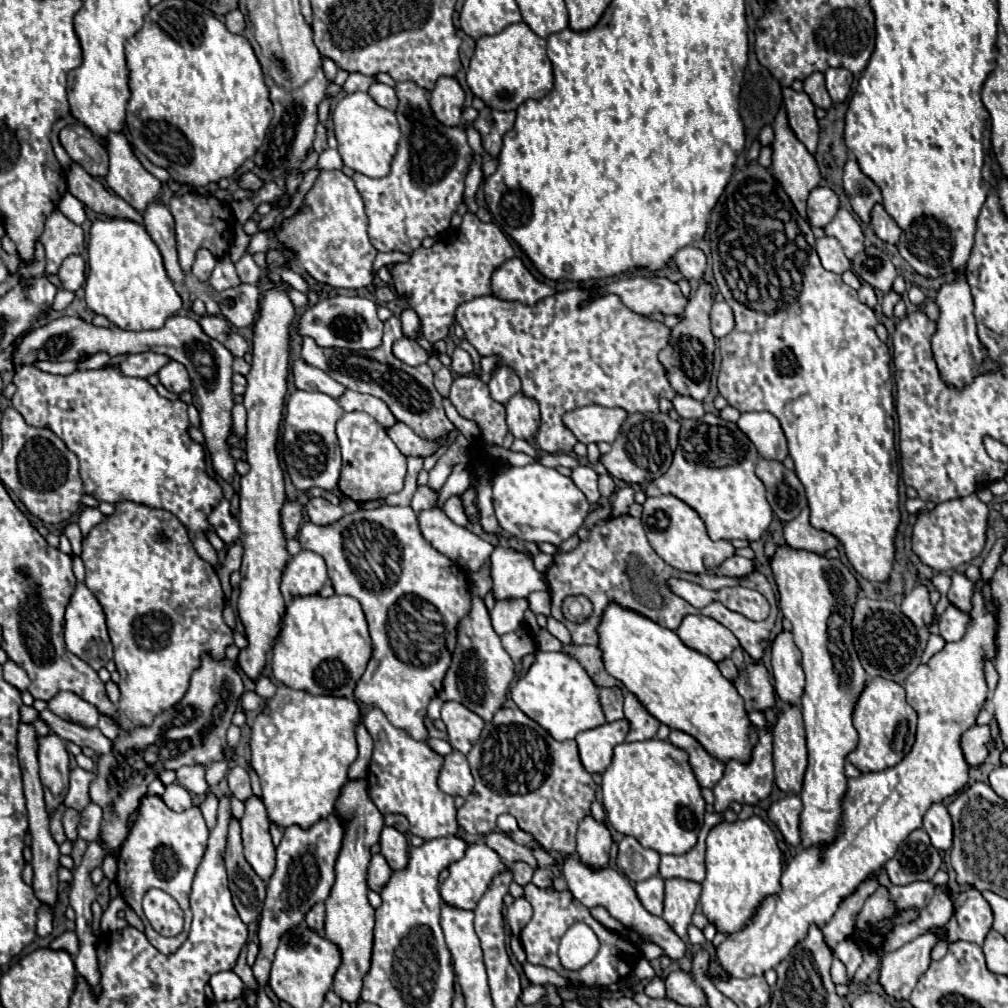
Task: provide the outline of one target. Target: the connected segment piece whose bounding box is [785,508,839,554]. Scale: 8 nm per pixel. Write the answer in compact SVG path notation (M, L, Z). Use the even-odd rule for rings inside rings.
M809 508L801 510L795 520L785 524L785 540L793 548L811 550L817 554L825 554L827 550L839 546L839 540L833 534L821 532L809 524Z

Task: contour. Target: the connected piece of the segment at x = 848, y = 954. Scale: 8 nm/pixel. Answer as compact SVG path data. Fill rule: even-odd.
M843 940L843 942L837 944L837 948L835 948L835 956L847 966L847 974L849 974L849 980L851 980L853 974L855 974L855 970L857 970L859 964L863 962L859 946L857 946L853 940Z

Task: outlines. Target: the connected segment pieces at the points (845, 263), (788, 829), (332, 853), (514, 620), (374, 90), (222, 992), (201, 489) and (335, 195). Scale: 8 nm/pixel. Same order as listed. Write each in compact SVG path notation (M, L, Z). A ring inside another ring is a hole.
M823 236L817 240L817 254L821 258L821 264L825 270L835 272L835 274L843 274L845 270L851 268L851 260L845 256L843 246L839 244L837 238L831 236Z
M785 796L777 802L773 802L767 810L769 820L781 830L783 838L793 846L799 846L799 842L801 842L801 838L799 838L799 814L801 814L799 796Z
M327 816L313 824L313 828L285 828L283 840L277 846L277 868L267 884L267 898L259 920L259 954L253 968L253 976L263 990L269 980L269 968L281 936L303 922L305 914L317 904L327 900L335 882L337 848L341 848L341 820Z
M521 598L521 600L503 600L503 602L497 602L495 608L491 610L491 624L493 624L493 630L503 636L507 632L515 632L517 626L521 624L523 620L523 612L527 610L527 600Z
M373 82L371 88L369 88L369 94L371 94L371 98L373 98L379 106L395 112L395 108L397 108L397 94L395 94L395 90L393 90L391 86L381 84L381 82Z
M217 972L211 976L209 984L213 988L217 1002L233 1000L233 998L241 996L241 992L243 992L243 982L235 972Z
M21 366L13 376L17 386L11 398L13 408L25 418L29 426L51 428L71 452L77 454L81 464L81 480L87 494L99 502L135 502L149 508L163 508L175 514L189 532L197 534L211 530L207 514L223 498L215 480L205 474L205 448L193 442L187 434L189 418L187 404L183 400L167 400L157 394L145 378L131 378L121 374L119 368L107 366L97 370L75 370L69 376L55 376L35 366Z
M323 170L305 198L301 212L287 220L269 248L289 248L297 256L293 268L309 272L317 282L335 288L365 288L373 282L373 260L377 250L367 236L367 216L361 194L353 180L341 170Z

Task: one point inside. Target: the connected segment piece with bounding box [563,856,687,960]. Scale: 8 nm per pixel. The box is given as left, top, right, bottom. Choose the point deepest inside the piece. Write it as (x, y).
(605, 887)

